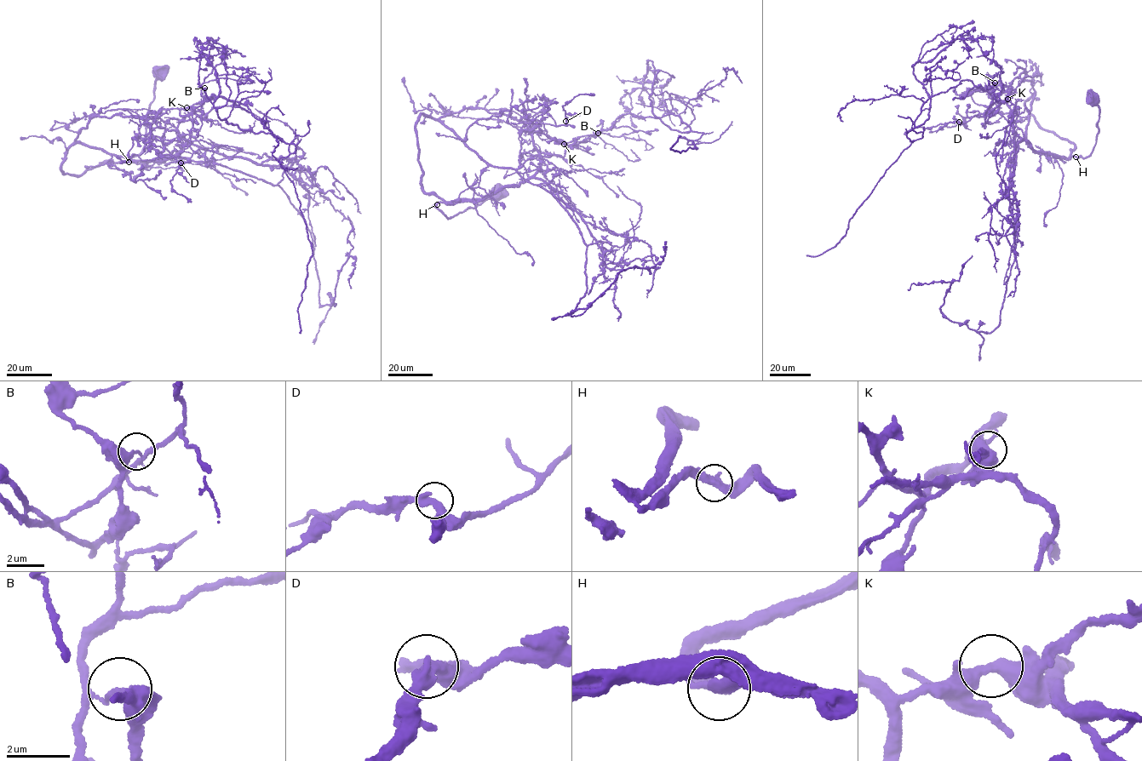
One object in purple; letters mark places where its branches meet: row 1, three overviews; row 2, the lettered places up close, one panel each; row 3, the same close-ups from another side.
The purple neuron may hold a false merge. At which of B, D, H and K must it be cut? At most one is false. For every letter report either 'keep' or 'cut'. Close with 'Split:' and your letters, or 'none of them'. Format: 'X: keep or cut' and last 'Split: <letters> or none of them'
B: cut
D: keep
H: keep
K: keep
Split: B

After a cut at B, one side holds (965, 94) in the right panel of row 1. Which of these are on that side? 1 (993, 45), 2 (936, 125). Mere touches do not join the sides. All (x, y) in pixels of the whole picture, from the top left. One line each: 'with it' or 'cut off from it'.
1: cut off from it
2: with it

